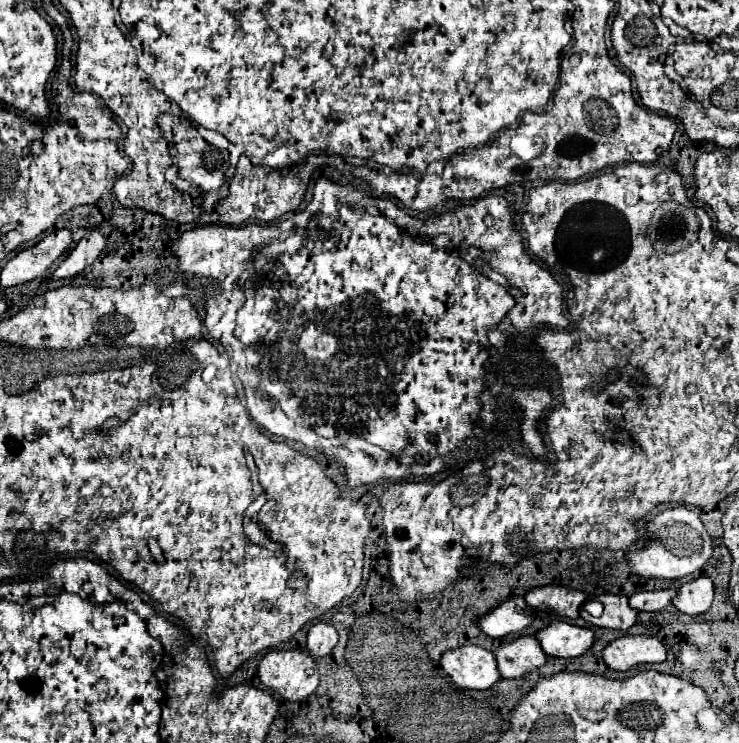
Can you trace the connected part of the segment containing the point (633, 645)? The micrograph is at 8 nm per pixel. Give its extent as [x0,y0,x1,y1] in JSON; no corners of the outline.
[604,636,666,672]

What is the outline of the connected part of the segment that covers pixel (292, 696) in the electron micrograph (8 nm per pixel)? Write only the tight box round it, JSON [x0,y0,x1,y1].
[258,650,318,702]

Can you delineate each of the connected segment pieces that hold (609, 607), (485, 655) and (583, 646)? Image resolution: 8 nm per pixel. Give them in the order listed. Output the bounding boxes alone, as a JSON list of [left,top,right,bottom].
[[580,594,638,630],[440,646,502,690],[536,622,594,658]]

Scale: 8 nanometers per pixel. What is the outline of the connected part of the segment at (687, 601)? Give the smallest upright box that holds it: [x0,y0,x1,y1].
[672,576,714,616]

